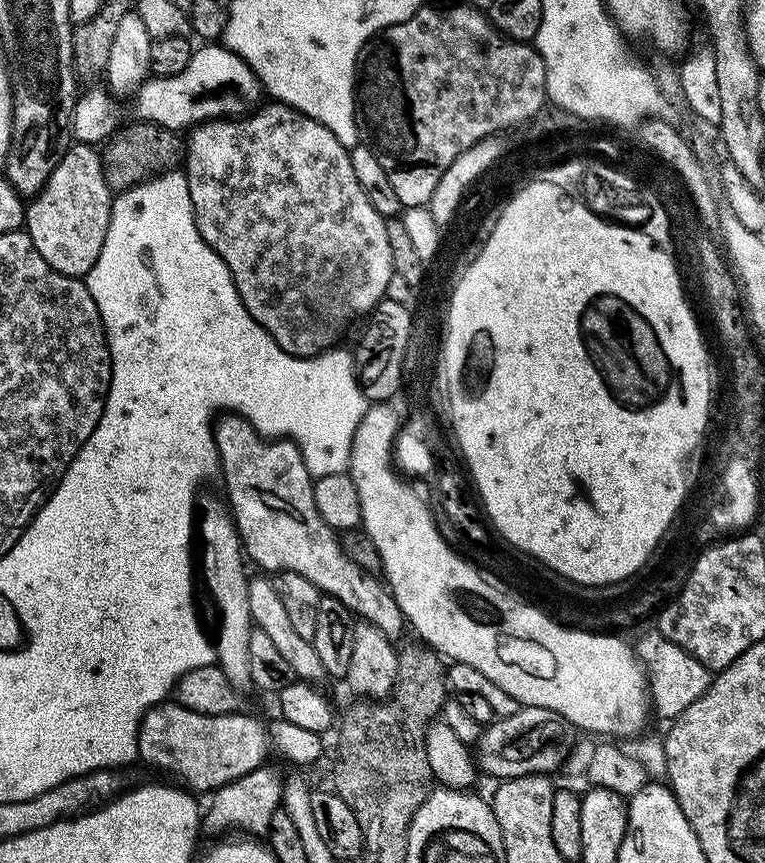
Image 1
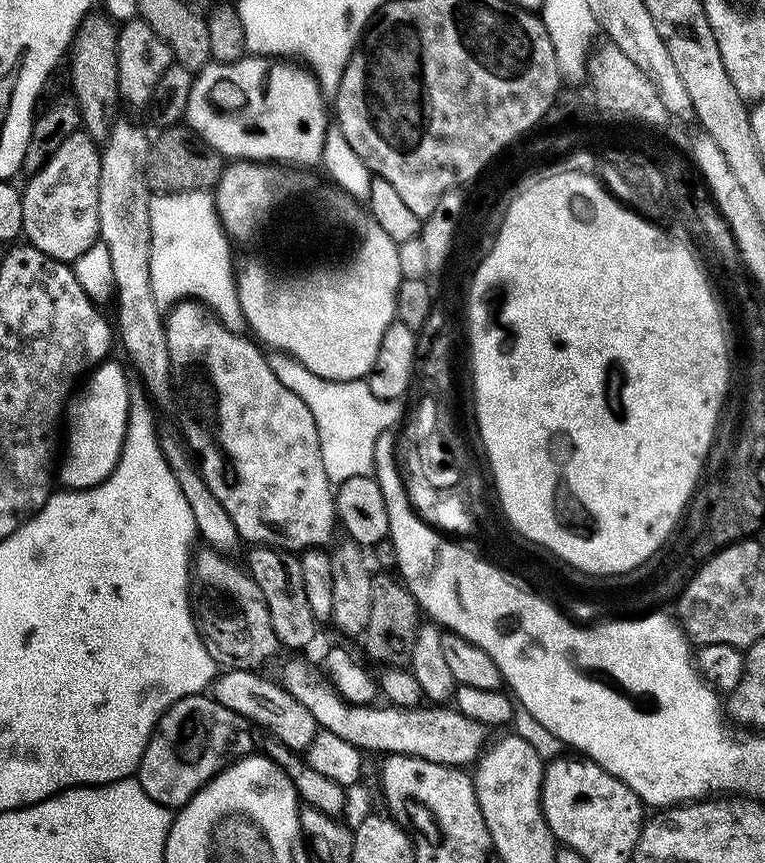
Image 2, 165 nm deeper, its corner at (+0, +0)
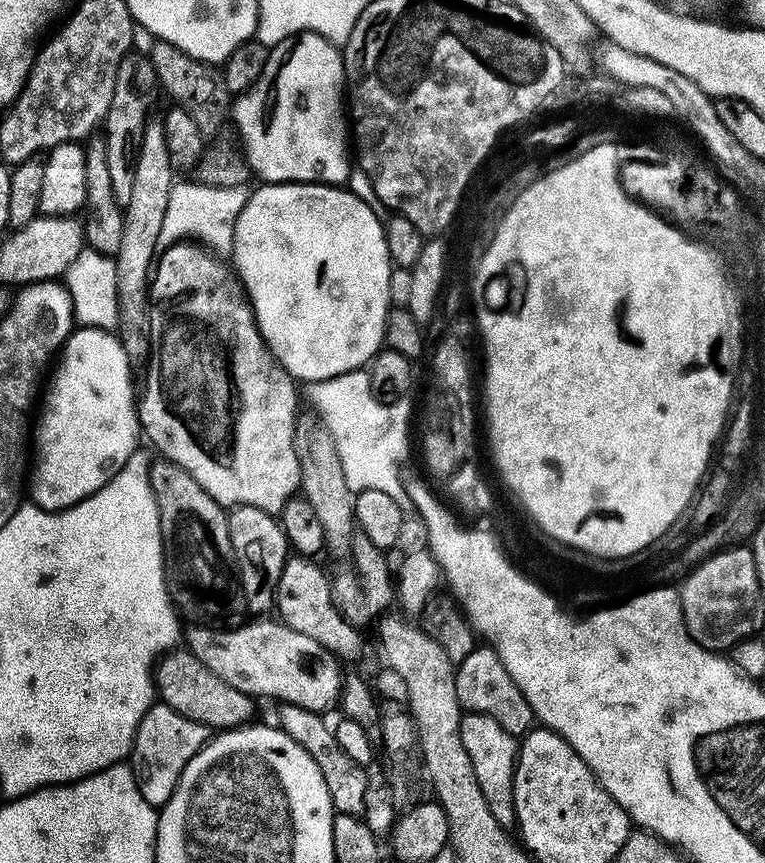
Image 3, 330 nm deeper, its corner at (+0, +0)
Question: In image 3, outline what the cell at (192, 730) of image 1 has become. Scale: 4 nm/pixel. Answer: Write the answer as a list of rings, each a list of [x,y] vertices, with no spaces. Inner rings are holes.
[[[156,702],[148,709],[138,726],[136,737],[132,743],[130,771],[134,774],[142,798],[146,798],[146,802],[150,802],[152,808],[159,810],[164,807],[166,802],[170,802],[170,798],[180,781],[180,775],[186,770],[190,758],[198,755],[209,739],[210,729],[208,726],[203,725],[202,722],[191,721],[190,718],[183,717],[166,703]]]

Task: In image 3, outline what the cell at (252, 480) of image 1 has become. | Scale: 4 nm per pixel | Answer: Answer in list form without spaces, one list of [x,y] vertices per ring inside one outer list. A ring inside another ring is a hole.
[[[177,242],[159,253],[154,264],[154,275],[150,280],[148,297],[148,330],[150,341],[154,342],[156,356],[149,359],[146,364],[148,373],[144,376],[144,397],[138,400],[138,419],[143,435],[157,448],[159,455],[165,460],[173,460],[202,490],[206,490],[209,500],[216,500],[223,506],[258,506],[258,510],[266,510],[273,514],[279,514],[286,502],[297,495],[300,486],[300,467],[298,466],[298,454],[294,446],[294,432],[296,430],[296,388],[297,381],[276,361],[267,342],[262,338],[260,327],[256,324],[256,316],[252,313],[252,301],[248,299],[244,285],[240,283],[239,276],[227,263],[219,260],[219,255],[213,254],[207,247],[196,242]]]

